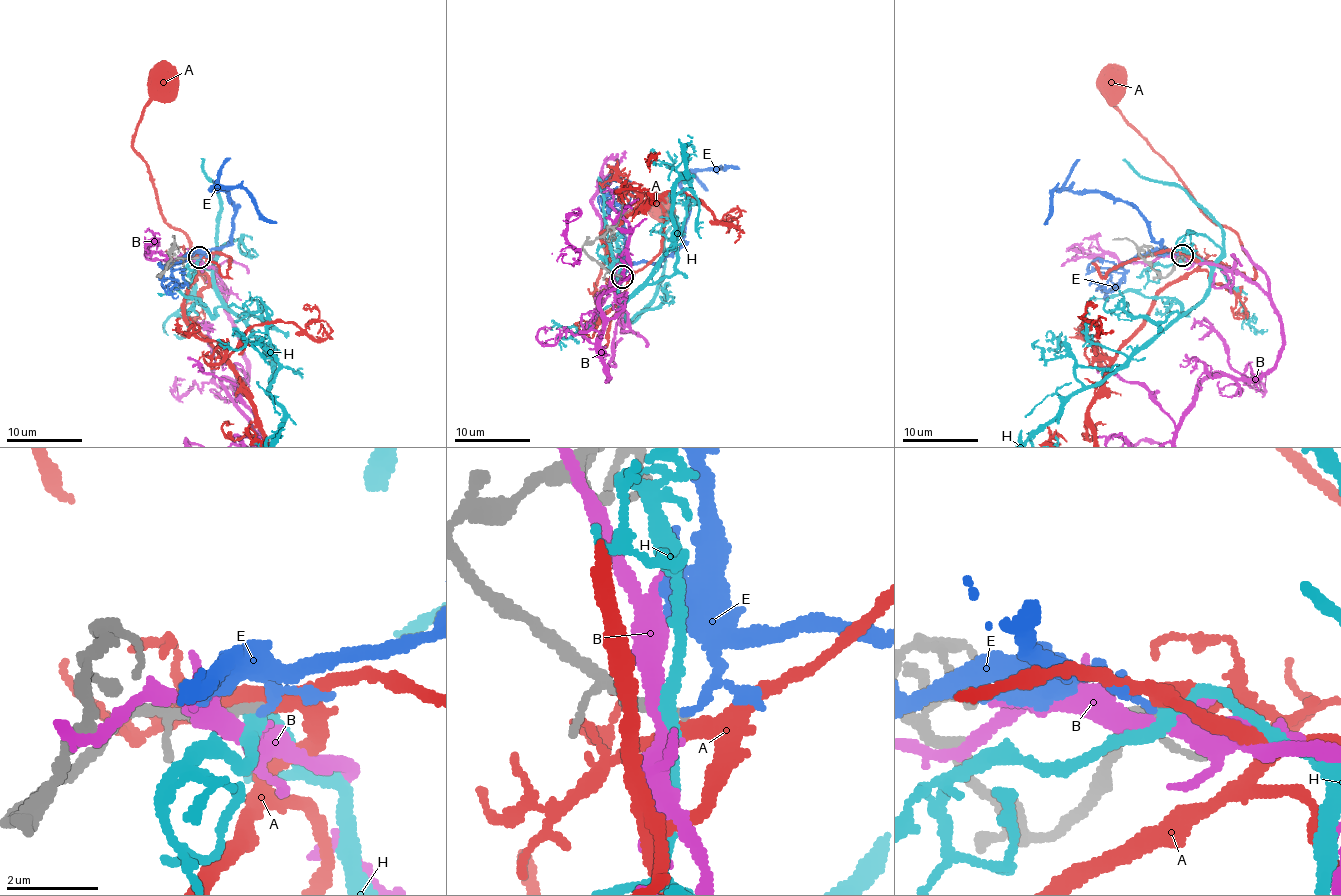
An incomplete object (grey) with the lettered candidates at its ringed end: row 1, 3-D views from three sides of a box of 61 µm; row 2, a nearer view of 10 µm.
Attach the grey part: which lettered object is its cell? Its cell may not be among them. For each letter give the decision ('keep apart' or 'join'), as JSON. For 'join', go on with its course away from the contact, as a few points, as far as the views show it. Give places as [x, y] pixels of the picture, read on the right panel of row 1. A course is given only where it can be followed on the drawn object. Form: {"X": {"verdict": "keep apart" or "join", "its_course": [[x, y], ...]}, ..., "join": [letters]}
{"A": {"verdict": "keep apart"}, "B": {"verdict": "keep apart"}, "E": {"verdict": "keep apart"}, "H": {"verdict": "keep apart"}, "join": []}

